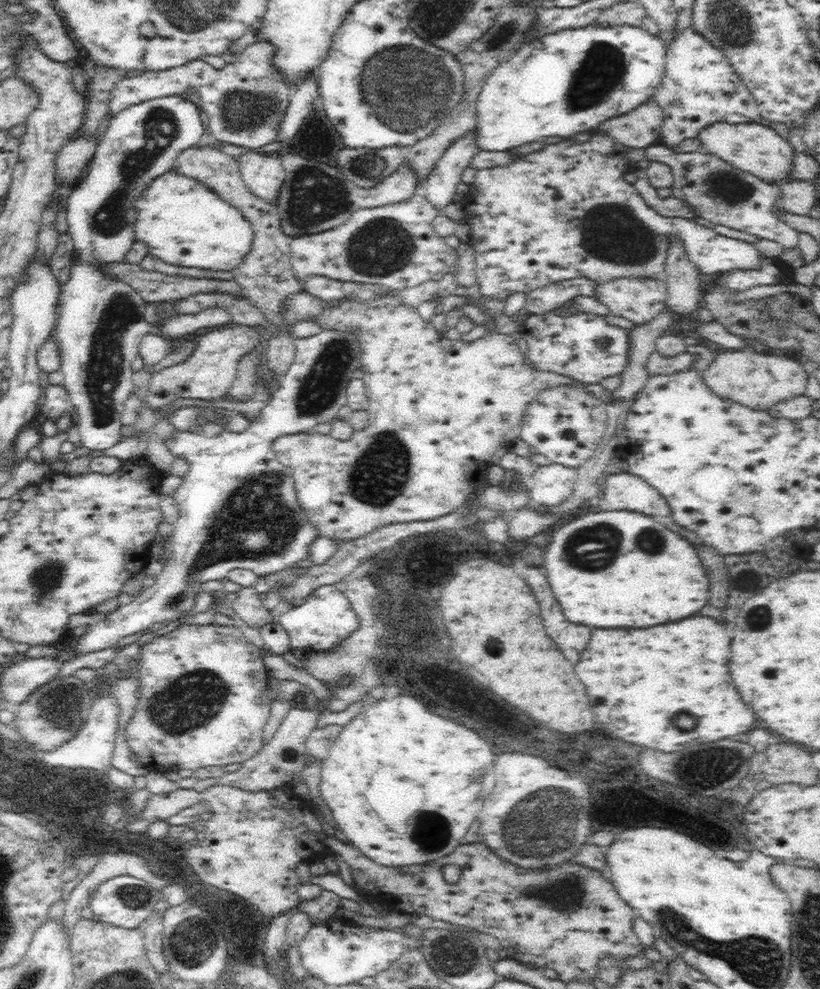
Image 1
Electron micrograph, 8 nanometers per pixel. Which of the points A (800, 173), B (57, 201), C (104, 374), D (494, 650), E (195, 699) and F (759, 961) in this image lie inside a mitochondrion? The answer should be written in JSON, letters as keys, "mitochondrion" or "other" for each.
{"A":"other","B":"other","C":"mitochondrion","D":"other","E":"mitochondrion","F":"mitochondrion"}

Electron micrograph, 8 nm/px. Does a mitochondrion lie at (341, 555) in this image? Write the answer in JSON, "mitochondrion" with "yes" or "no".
{"mitochondrion":"no"}

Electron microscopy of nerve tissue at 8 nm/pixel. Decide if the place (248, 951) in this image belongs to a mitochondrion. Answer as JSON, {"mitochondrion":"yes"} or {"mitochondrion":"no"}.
{"mitochondrion":"no"}

